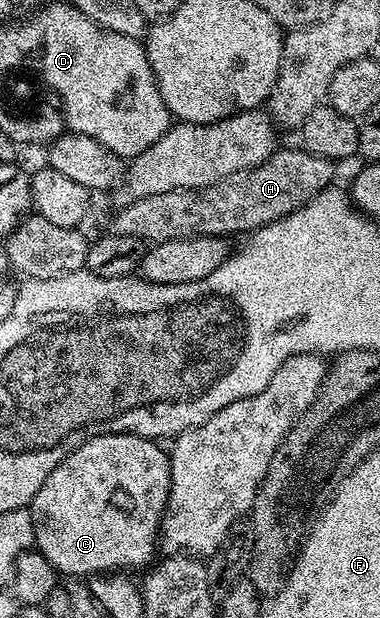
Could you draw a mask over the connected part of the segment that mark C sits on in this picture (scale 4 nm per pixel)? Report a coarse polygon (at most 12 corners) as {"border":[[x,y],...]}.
{"border":[[124,431],[71,448],[29,506],[60,576],[143,569],[168,452]]}

